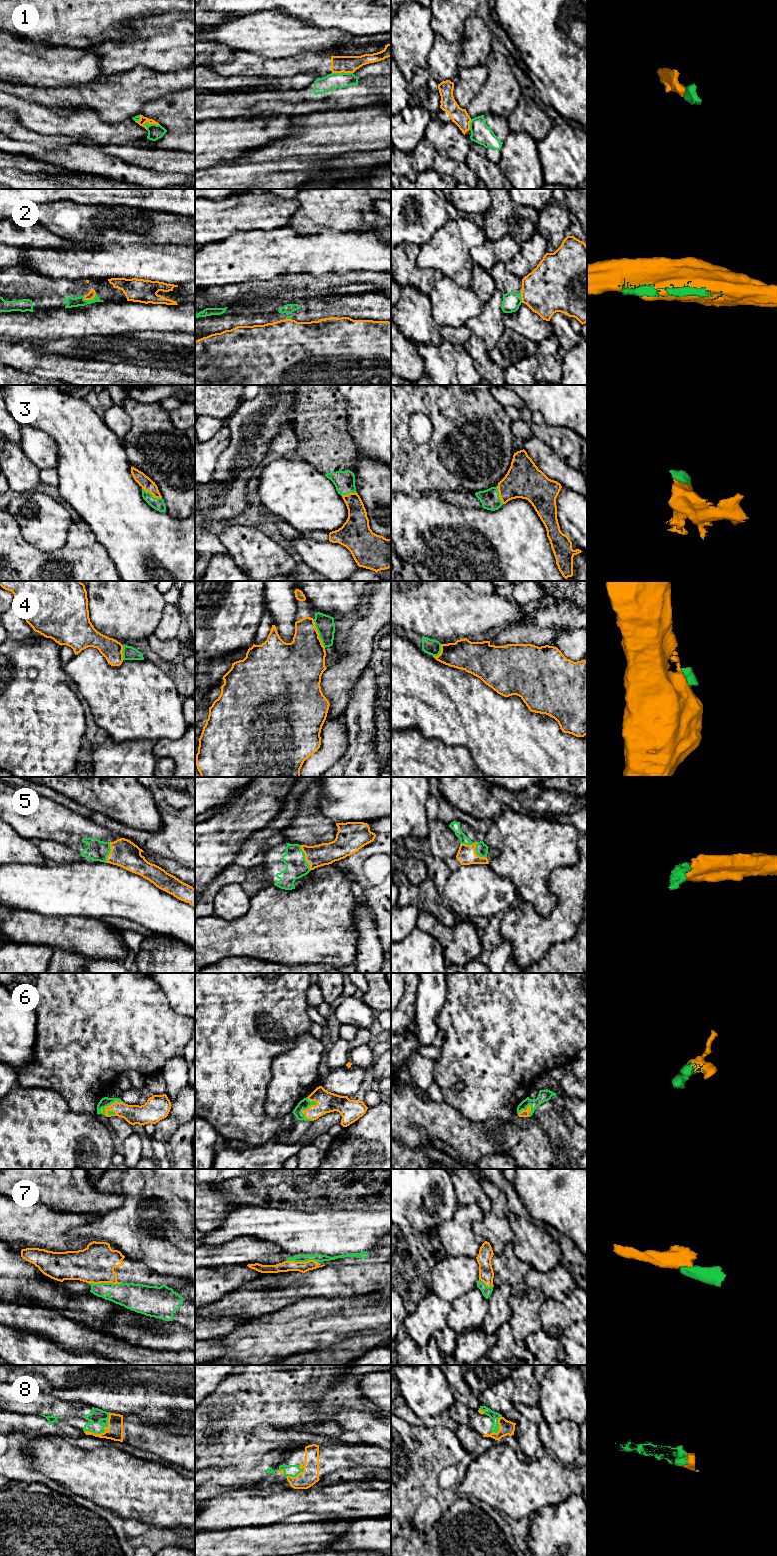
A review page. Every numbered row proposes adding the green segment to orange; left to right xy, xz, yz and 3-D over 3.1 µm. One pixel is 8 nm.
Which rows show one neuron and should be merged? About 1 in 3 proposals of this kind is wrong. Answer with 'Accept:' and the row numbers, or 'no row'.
Accept: 3, 5, 6, 7, 8

